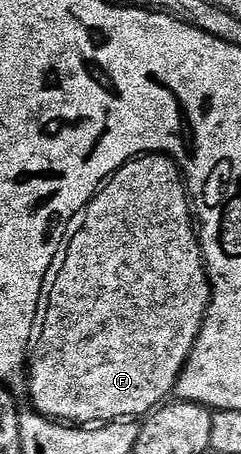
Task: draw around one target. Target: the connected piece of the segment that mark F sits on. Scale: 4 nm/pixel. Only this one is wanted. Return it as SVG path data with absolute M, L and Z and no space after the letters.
M146 153L132 157L95 192L78 223L76 231L75 228L68 230L53 257L53 265L49 265L49 273L45 273L37 317L31 321L31 345L27 356L29 374L25 384L26 390L31 390L30 406L45 418L68 425L106 425L116 421L135 421L150 415L172 398L175 382L187 364L203 319L207 316L207 307L211 303L211 280L207 278L203 246L199 243L193 204L187 193L187 184L183 182L183 172L168 155Z

